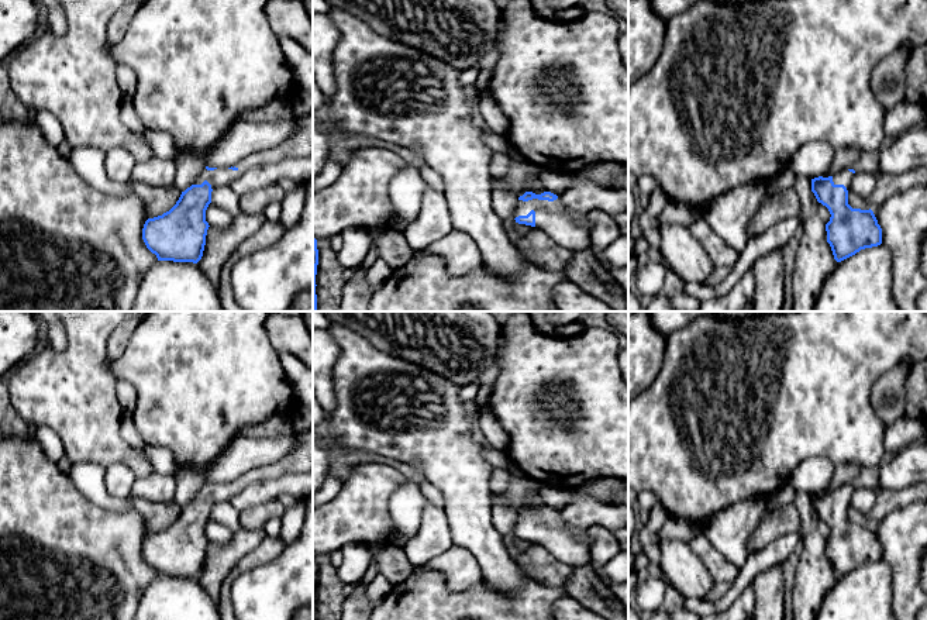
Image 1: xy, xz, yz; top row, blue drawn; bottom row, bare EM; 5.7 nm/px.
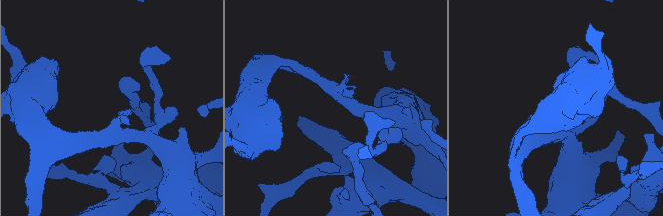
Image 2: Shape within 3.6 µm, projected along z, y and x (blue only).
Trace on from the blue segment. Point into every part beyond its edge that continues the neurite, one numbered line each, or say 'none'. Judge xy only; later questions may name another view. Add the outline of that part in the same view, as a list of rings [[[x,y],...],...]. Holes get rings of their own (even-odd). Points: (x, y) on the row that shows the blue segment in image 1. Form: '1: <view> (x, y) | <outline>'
1: xy (300, 144) | [[[313,111],[306,113],[299,118],[300,125],[297,131],[292,134],[286,142],[272,149],[263,149],[245,156],[235,165],[235,170],[218,168],[214,170],[207,170],[204,168],[193,185],[201,185],[207,180],[211,185],[211,189],[228,186],[234,179],[244,175],[252,166],[282,162],[290,158],[313,156]]]

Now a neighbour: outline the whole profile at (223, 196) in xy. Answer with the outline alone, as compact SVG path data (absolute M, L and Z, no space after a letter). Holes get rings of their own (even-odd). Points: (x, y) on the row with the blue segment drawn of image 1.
M218 186L213 189L211 203L232 217L237 217L242 213L239 207L239 196L234 193L230 186Z

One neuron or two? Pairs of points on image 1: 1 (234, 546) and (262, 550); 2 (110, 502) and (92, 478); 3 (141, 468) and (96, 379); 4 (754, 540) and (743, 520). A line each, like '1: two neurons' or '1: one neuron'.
1: two neurons
2: one neuron
3: one neuron
4: two neurons

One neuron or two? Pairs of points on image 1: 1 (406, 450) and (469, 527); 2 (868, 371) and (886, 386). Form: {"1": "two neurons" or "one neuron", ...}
{"1": "one neuron", "2": "two neurons"}

